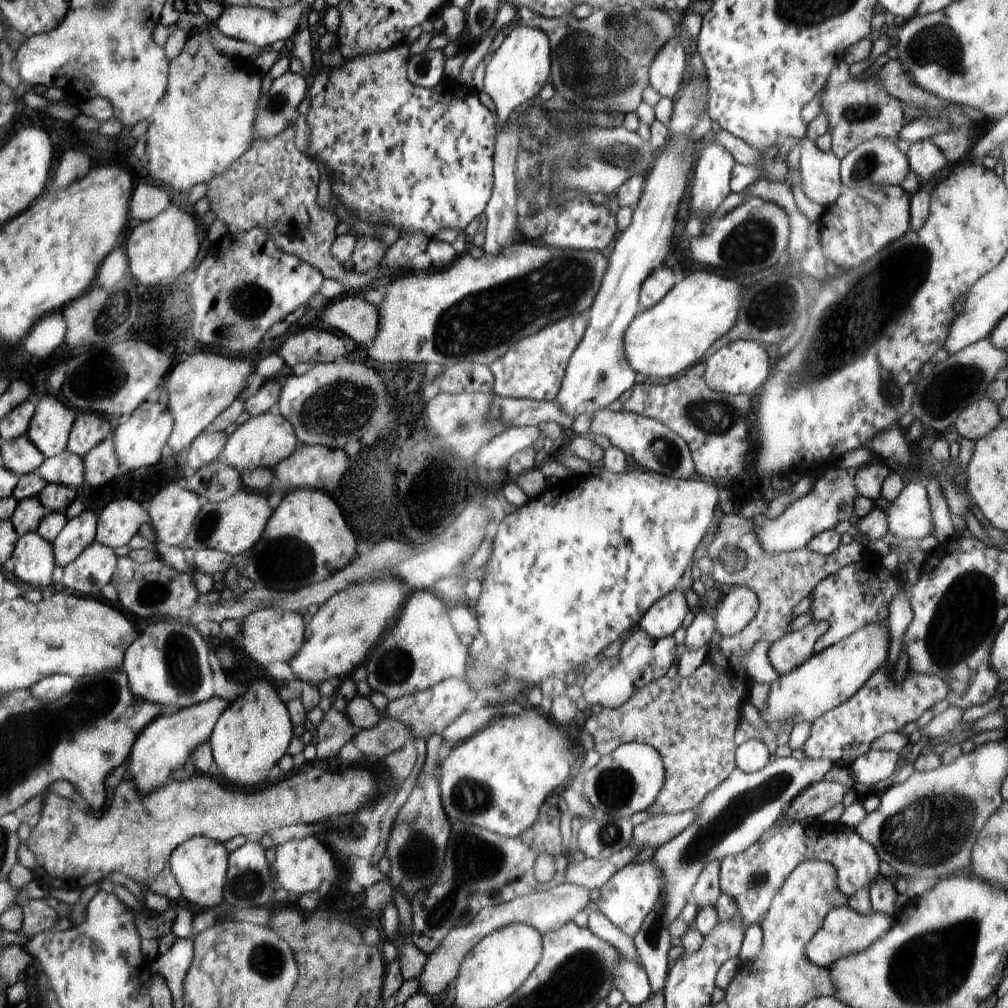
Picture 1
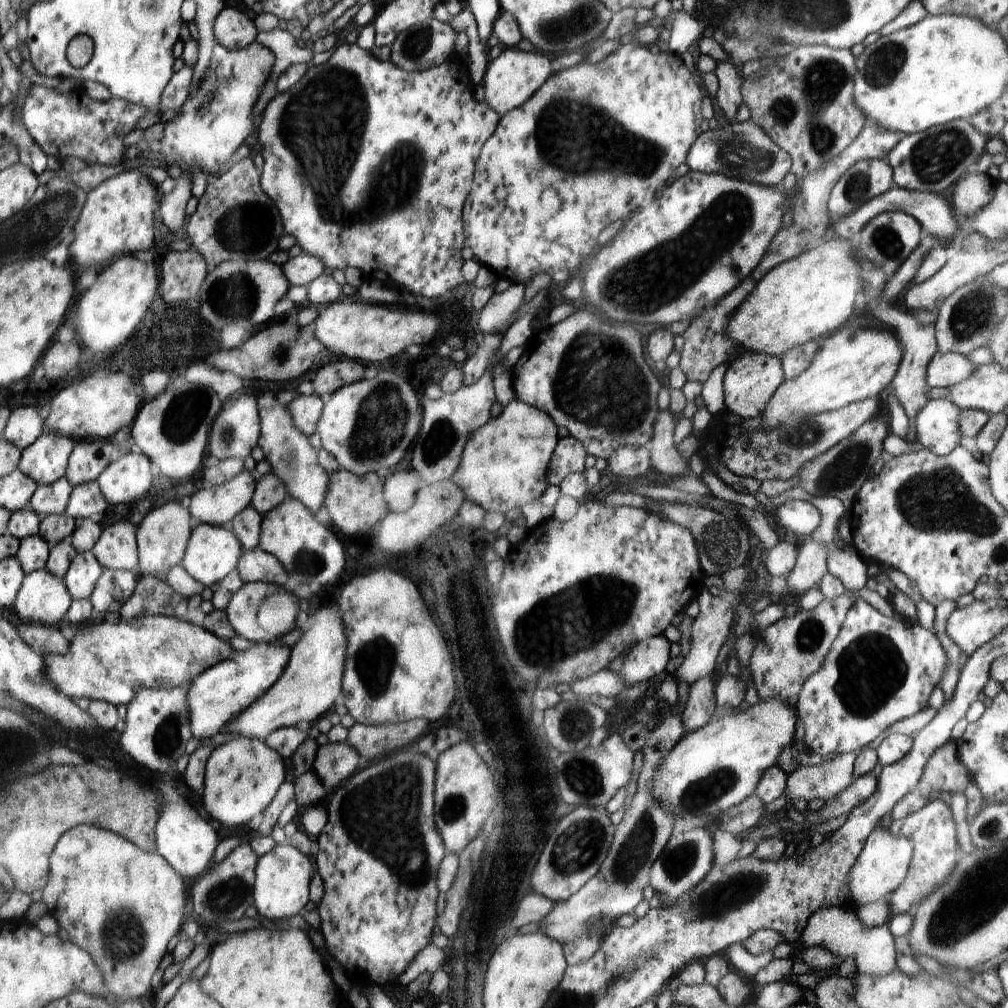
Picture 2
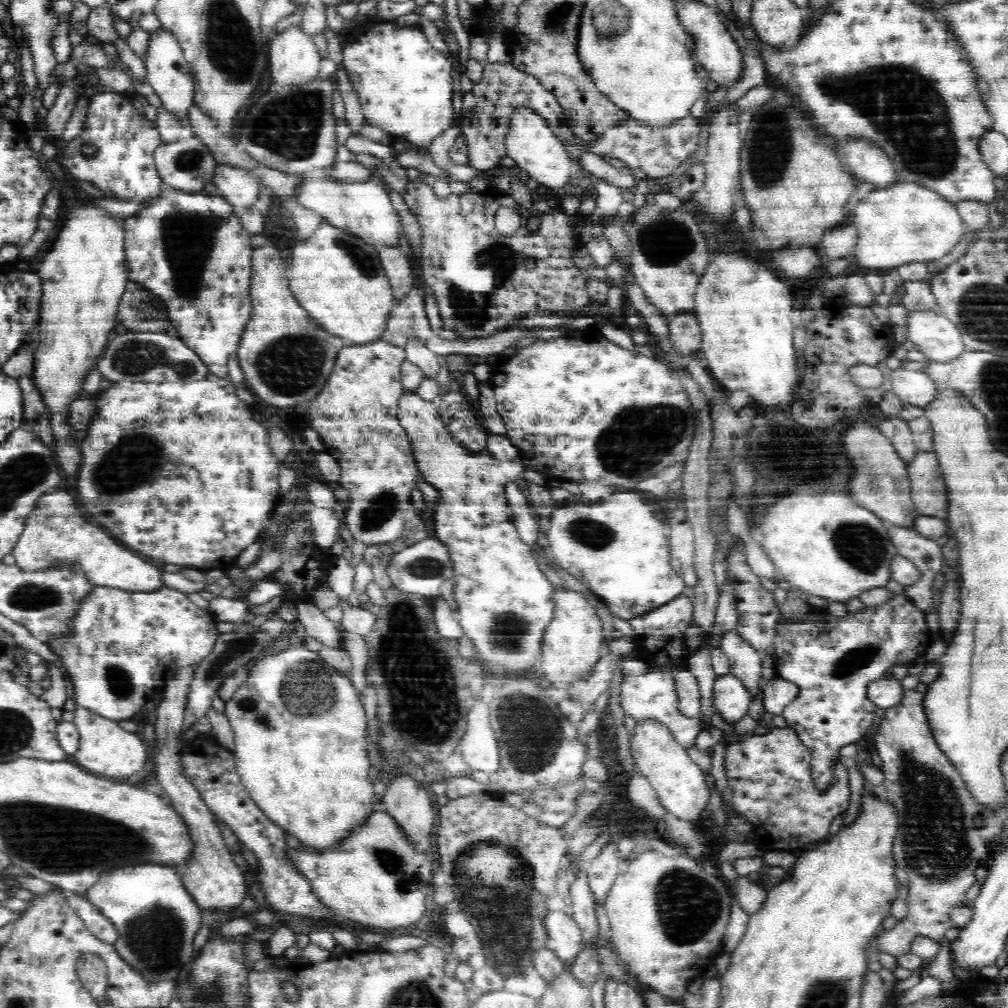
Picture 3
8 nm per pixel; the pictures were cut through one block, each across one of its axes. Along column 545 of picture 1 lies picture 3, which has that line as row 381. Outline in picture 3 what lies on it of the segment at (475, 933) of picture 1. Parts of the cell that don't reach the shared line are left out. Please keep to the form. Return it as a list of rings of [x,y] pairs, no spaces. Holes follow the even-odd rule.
[[[901,366],[890,374],[890,390],[906,404],[924,408],[936,394],[934,381],[923,370],[909,370]]]

